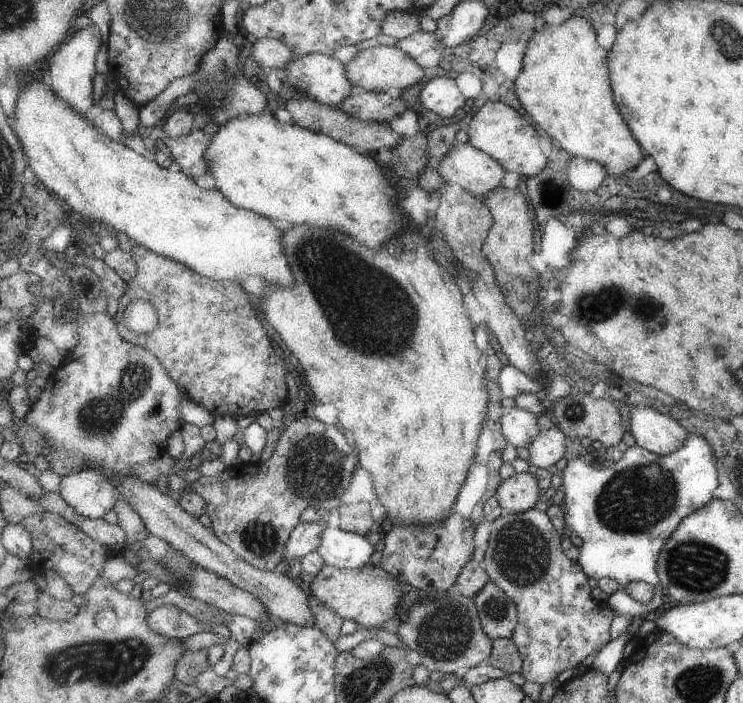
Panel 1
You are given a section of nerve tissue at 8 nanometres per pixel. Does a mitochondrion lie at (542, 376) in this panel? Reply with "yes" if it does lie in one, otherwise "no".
no

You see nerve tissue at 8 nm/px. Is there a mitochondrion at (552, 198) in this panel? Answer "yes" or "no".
no

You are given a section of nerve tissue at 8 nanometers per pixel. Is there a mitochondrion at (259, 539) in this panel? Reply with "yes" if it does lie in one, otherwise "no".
yes

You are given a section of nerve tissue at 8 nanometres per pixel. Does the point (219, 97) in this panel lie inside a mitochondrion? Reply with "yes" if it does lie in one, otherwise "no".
yes

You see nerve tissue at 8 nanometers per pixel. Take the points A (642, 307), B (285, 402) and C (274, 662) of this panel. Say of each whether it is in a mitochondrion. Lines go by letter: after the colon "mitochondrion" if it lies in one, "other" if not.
A: mitochondrion
B: other
C: other

